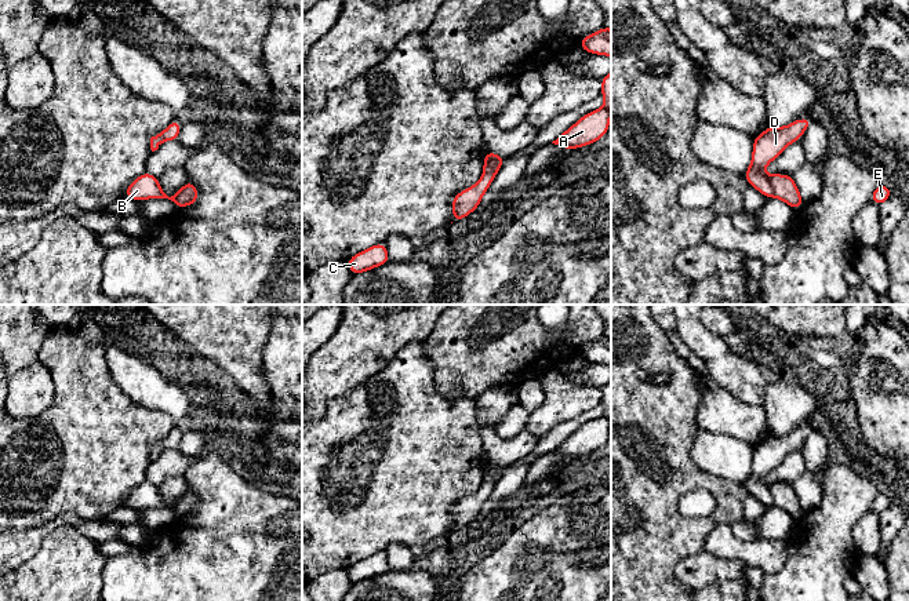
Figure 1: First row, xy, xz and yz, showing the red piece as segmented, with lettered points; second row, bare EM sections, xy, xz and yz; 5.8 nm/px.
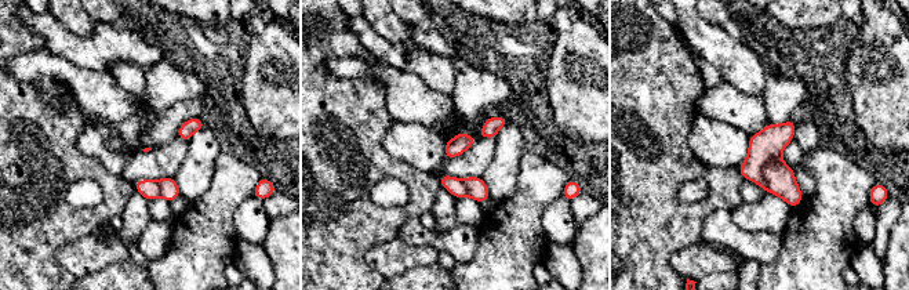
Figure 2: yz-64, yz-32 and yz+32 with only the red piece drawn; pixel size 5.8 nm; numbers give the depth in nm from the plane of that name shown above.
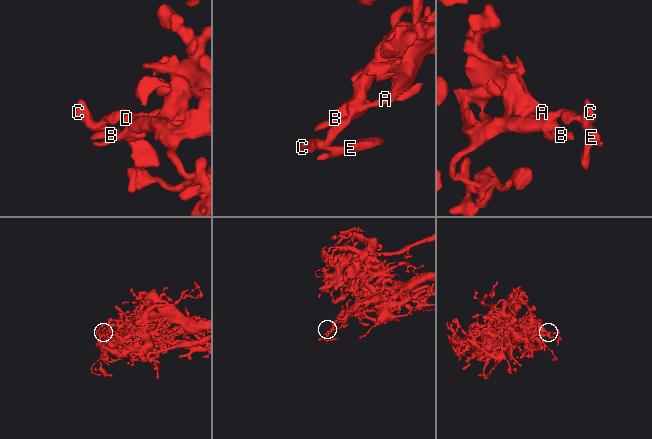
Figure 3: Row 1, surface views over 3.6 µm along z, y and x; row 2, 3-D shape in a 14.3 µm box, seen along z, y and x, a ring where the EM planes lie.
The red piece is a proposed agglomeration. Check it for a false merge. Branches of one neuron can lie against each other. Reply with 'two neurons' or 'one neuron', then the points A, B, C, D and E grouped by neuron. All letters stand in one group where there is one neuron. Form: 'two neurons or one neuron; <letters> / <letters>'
one neuron; A B C D E

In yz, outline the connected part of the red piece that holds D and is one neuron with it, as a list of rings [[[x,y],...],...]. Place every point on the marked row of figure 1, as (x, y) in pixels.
[[[807,116],[795,120],[786,127],[768,125],[763,134],[753,138],[753,152],[745,178],[749,186],[757,189],[766,198],[777,197],[790,205],[795,211],[804,201],[792,175],[764,175],[763,170],[793,142],[799,141],[808,125],[814,121]]]

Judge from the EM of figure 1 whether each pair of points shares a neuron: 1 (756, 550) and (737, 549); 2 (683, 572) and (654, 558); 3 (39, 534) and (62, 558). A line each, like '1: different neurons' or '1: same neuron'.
1: same neuron
2: different neurons
3: different neurons

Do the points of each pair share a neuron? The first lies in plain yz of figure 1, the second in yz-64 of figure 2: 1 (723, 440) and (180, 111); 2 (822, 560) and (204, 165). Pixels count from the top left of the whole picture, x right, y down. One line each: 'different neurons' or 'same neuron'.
1: different neurons
2: different neurons

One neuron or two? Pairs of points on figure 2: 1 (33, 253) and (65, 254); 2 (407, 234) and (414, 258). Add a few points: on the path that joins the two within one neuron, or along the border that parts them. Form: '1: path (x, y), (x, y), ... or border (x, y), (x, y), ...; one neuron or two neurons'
1: border (82, 238), (64, 243), (55, 253), (73, 275); two neurons
2: border (397, 235), (408, 243), (431, 245), (439, 250); two neurons

